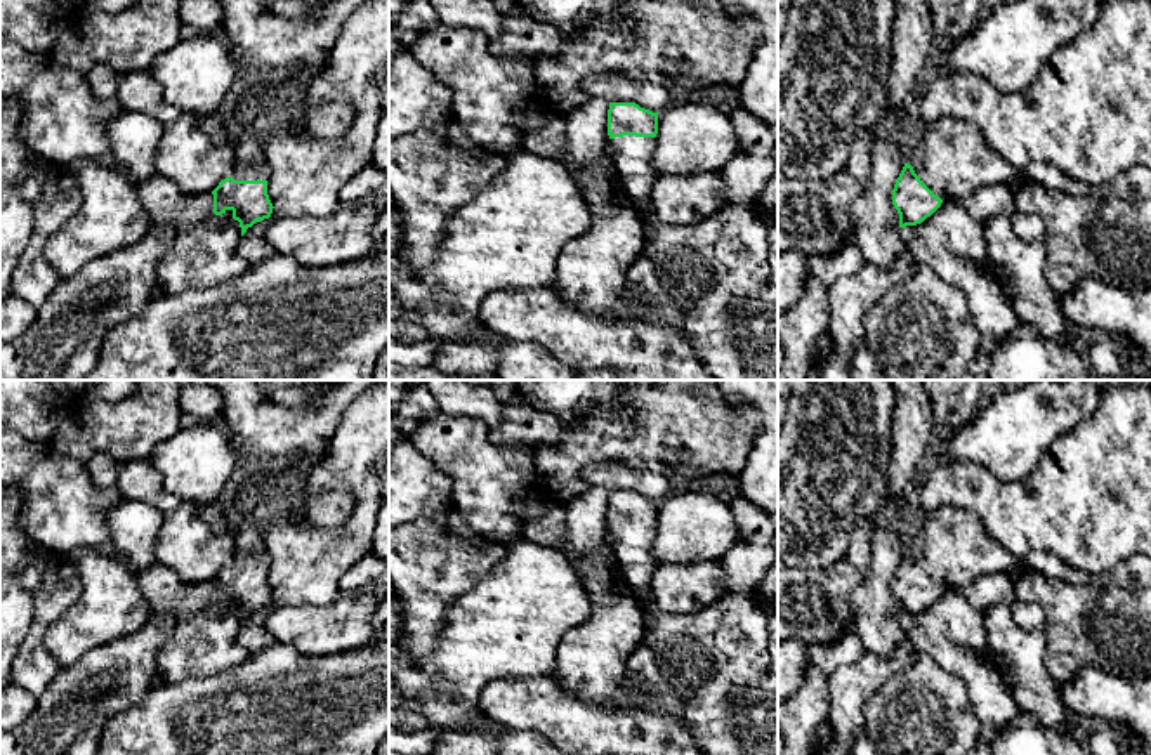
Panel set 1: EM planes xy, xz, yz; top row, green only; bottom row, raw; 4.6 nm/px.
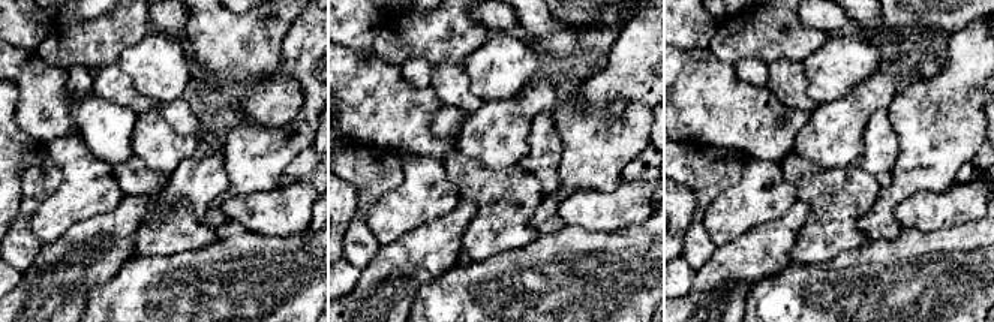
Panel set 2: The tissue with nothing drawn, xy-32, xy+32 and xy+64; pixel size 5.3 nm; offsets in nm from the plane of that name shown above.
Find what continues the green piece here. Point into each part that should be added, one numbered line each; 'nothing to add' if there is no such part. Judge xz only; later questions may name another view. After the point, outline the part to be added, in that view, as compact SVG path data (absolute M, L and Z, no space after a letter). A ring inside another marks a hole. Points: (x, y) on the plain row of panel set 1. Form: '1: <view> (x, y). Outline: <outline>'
1: xz (632, 544). Outline: M623 524L611 528L613 552L627 583L639 599L644 616L658 613L656 602L651 597L651 581L658 568L651 554L654 536L656 526Z

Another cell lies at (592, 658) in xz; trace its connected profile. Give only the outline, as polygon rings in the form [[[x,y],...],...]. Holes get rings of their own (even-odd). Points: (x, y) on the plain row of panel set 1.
[[[592,486],[587,493],[564,503],[564,555],[578,561],[580,576],[592,613],[589,620],[571,628],[557,647],[556,680],[578,694],[583,701],[597,706],[613,706],[618,699],[628,699],[648,710],[658,701],[651,689],[639,689],[627,677],[627,665],[644,639],[644,611],[632,587],[627,583],[613,552],[611,528],[608,524],[609,489]]]

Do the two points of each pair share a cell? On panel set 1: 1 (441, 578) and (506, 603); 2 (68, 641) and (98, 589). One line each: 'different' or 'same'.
1: different
2: same

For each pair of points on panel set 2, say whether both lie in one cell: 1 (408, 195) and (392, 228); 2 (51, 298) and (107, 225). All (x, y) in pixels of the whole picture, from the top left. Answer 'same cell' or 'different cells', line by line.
1: same cell
2: same cell

